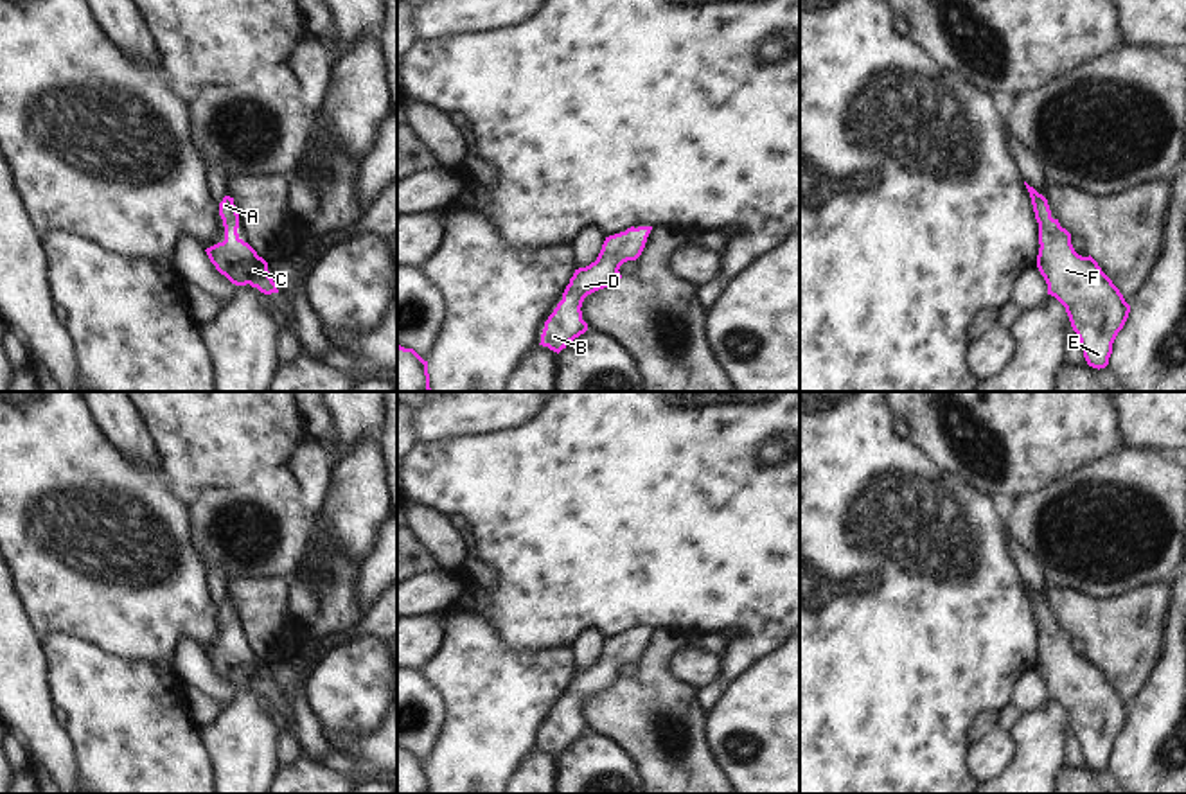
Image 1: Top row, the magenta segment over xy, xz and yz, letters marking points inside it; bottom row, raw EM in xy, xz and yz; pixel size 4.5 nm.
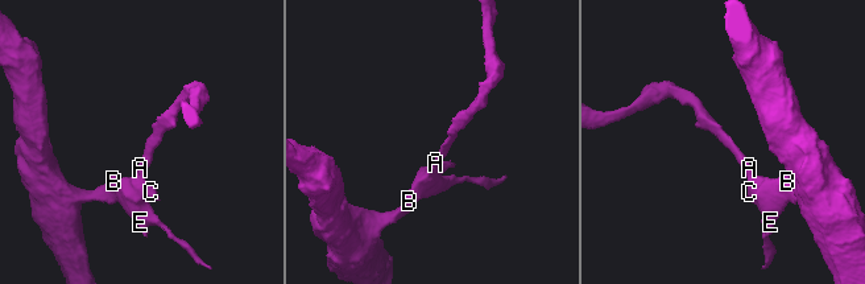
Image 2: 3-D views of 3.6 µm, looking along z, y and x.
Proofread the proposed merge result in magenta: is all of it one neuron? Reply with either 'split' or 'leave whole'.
leave whole

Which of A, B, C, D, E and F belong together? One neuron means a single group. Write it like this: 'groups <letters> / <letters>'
groups A B C D E F

